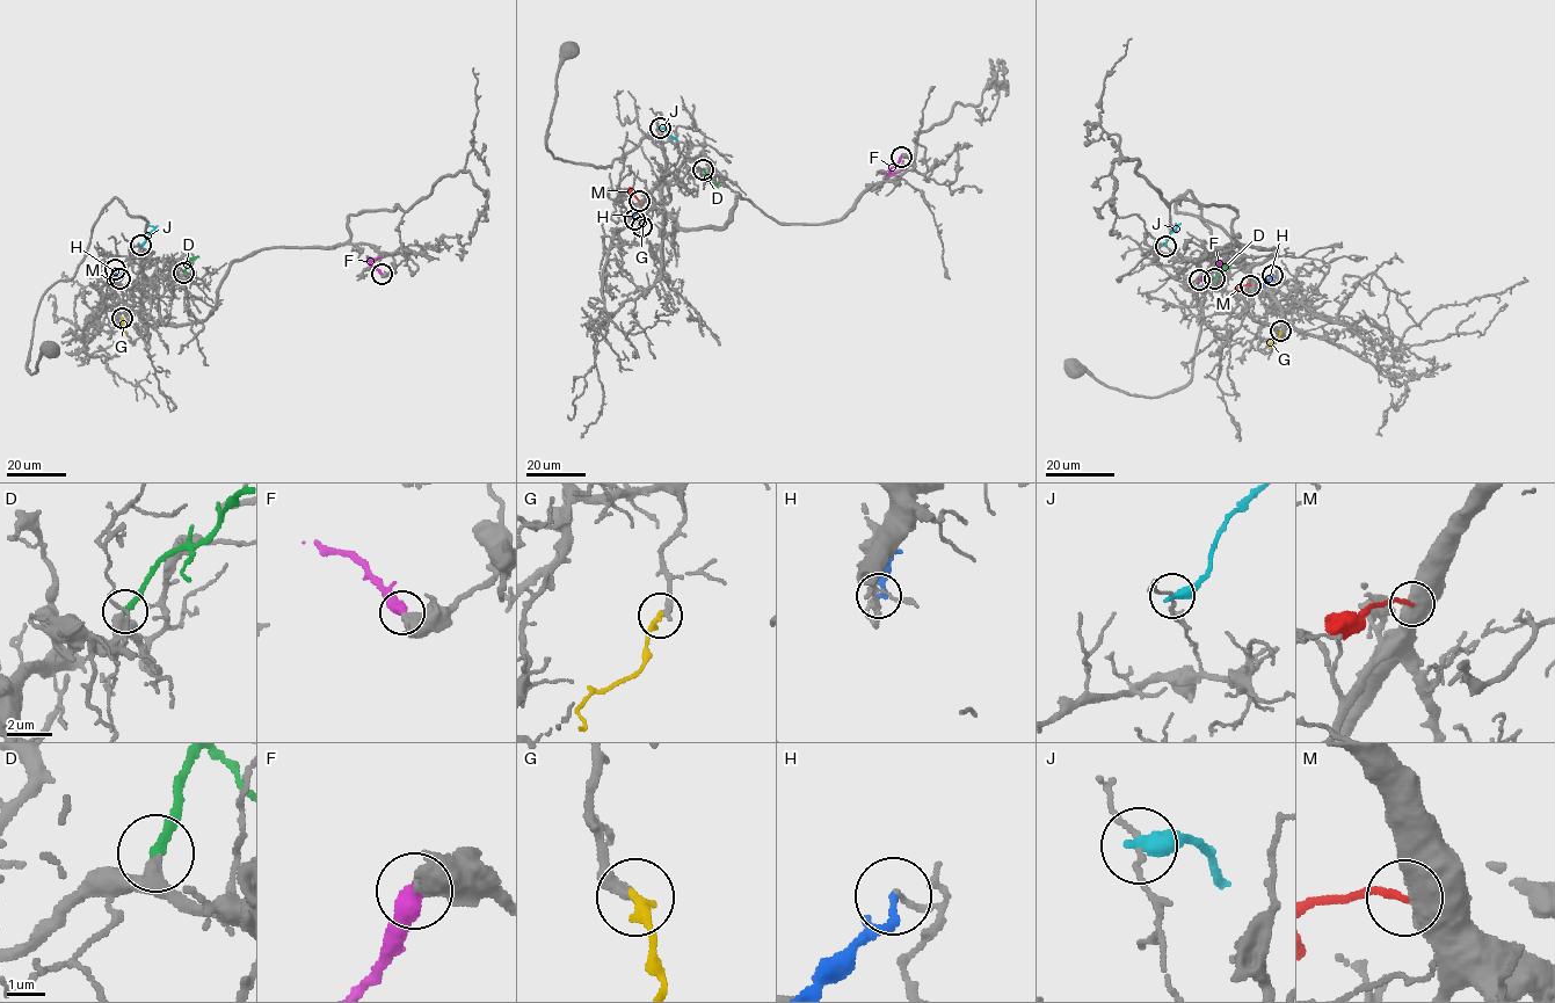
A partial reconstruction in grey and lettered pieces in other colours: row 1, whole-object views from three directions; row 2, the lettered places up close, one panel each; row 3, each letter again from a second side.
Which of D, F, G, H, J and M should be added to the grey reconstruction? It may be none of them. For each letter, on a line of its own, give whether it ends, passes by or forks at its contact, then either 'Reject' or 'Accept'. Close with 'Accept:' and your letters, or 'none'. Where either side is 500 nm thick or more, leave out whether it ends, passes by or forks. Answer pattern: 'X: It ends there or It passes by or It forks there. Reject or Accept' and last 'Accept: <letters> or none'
D: It ends there. Accept
F: Reject
G: It ends there. Accept
H: It ends there. Reject
J: It ends there. Reject
M: Reject
Accept: D, G

